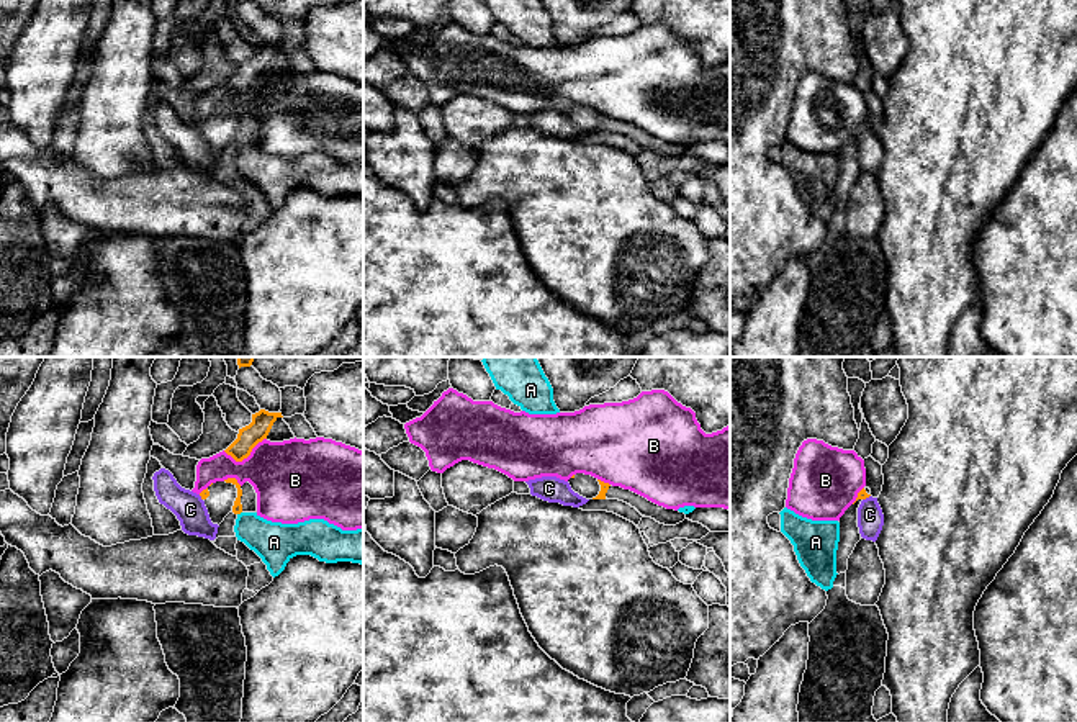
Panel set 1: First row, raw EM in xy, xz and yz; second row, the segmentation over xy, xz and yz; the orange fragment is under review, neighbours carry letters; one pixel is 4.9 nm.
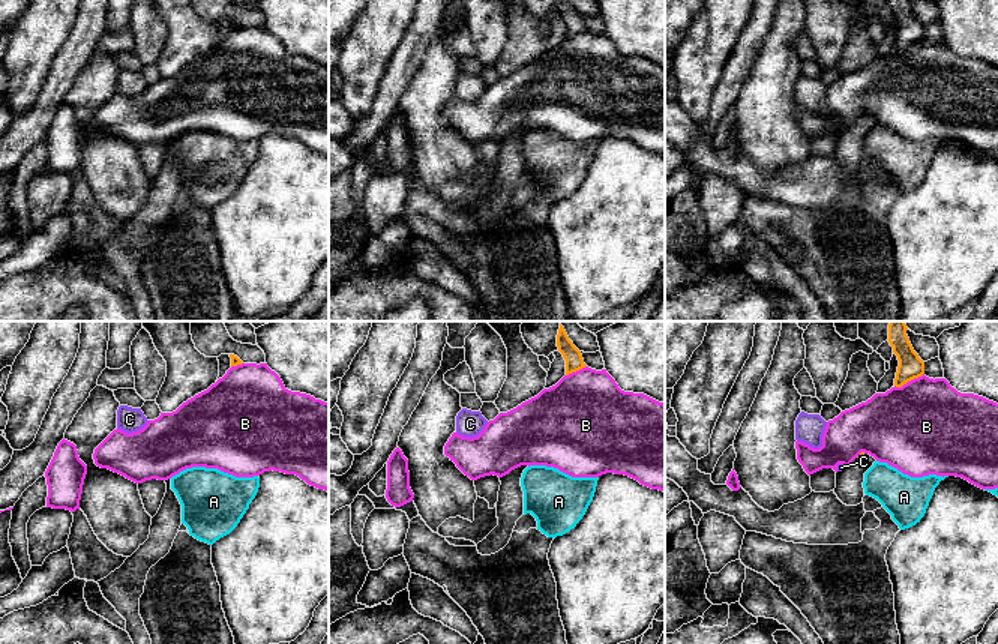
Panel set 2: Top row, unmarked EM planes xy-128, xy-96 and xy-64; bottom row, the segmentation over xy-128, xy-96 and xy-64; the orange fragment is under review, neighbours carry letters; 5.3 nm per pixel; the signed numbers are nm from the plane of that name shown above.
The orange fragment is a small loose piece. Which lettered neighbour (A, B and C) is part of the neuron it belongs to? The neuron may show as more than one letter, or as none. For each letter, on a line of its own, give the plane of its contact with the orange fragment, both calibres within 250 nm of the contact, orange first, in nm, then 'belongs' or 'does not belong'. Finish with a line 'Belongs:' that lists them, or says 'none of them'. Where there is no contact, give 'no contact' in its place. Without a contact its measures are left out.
A: contact in xy; calibres 50 and 200 nm; does not belong
B: contact in xy; calibres 110 and 360 nm; does not belong
C: contact in yz; calibres 50 and 130 nm; does not belong
Belongs: none of them

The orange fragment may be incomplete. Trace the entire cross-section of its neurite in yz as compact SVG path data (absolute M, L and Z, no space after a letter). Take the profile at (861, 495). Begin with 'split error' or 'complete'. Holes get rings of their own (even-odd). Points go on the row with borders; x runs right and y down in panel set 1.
split error; M863 488L858 493L856 503L851 504L845 514L840 517L840 542L836 550L836 573L845 573L848 570L848 558L853 553L856 544L861 540L858 527L858 508L863 499L871 496L869 488Z

